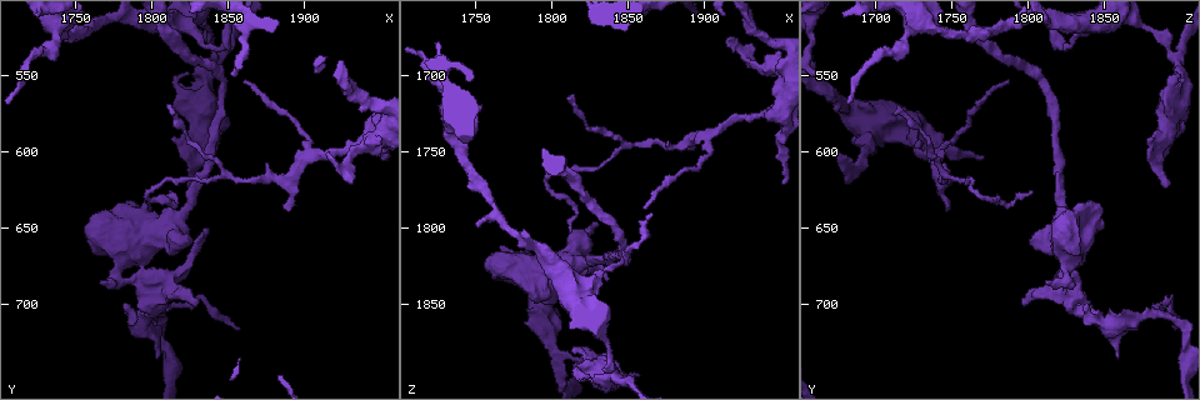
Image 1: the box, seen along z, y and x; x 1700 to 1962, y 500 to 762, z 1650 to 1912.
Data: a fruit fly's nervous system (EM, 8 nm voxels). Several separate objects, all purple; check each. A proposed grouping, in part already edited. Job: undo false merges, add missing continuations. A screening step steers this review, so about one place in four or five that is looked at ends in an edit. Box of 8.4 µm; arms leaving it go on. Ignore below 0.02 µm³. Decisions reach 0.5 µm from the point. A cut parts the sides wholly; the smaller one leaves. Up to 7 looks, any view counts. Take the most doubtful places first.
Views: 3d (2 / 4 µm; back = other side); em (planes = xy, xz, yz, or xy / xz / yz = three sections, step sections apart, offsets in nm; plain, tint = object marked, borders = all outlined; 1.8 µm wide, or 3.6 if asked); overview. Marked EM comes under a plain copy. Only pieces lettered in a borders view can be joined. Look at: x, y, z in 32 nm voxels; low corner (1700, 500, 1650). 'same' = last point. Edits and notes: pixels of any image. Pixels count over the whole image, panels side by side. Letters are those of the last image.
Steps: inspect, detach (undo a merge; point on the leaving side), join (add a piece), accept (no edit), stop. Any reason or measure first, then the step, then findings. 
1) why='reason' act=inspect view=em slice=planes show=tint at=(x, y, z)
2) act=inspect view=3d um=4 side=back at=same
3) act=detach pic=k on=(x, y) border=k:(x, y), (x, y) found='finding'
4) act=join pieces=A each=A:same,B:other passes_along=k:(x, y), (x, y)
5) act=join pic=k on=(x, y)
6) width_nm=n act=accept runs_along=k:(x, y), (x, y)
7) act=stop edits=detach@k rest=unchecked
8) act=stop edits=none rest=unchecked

why='sudden change in width' act=inspect view=em slice=xy step=4 show=tint at=(1776, 678, 1824)

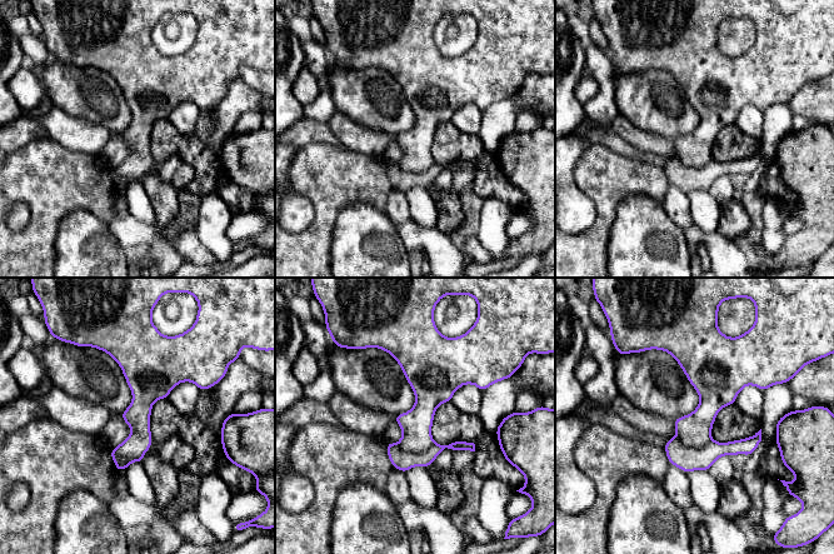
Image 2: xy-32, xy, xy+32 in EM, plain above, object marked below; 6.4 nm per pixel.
act=inspect view=em slice=planes show=tint at=same

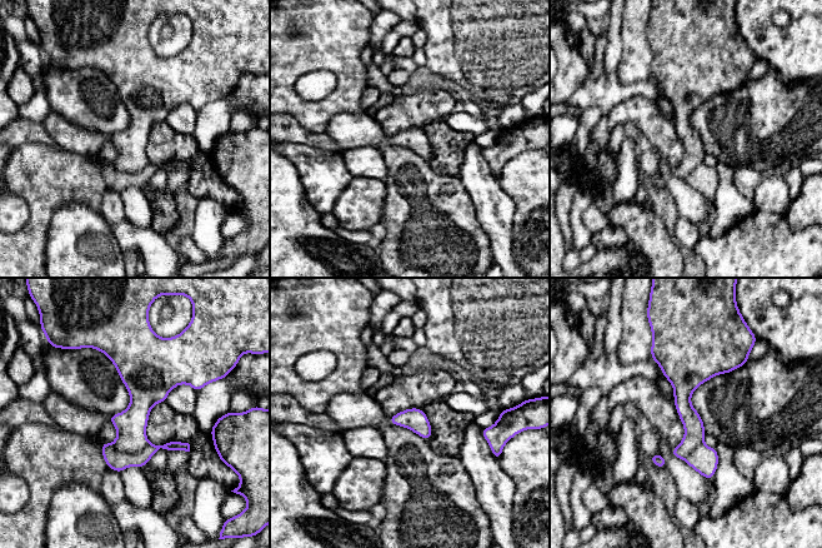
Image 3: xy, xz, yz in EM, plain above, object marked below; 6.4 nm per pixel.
why='see the neighbours' act=inspect view=em slice=planes show=borders at=same

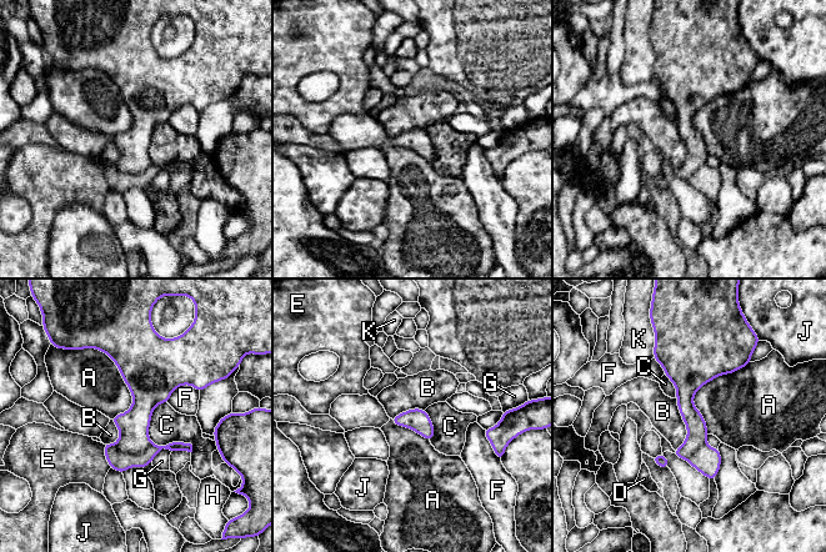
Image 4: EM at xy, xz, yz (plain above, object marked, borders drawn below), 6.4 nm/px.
width_nm=140 act=detach pic=4 on=(119, 461) each=A:other,B:other,C:other,D:other,E:other,F:other,G:other,H:other,J:other,K:other border=4:(150, 442), (139, 452), (115, 445) found='a second neuron is stuck on'

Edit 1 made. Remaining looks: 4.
why='thick end' act=inspect view=3d um=4 at=(1814, 590, 1878)

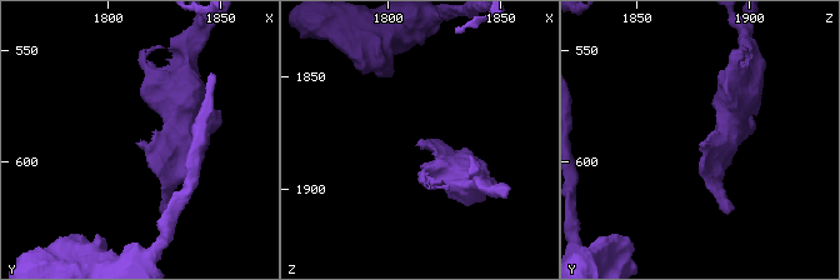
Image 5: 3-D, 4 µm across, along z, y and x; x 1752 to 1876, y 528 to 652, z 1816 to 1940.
act=inspect view=em slice=planes show=borders at=(1813, 591, 1879)

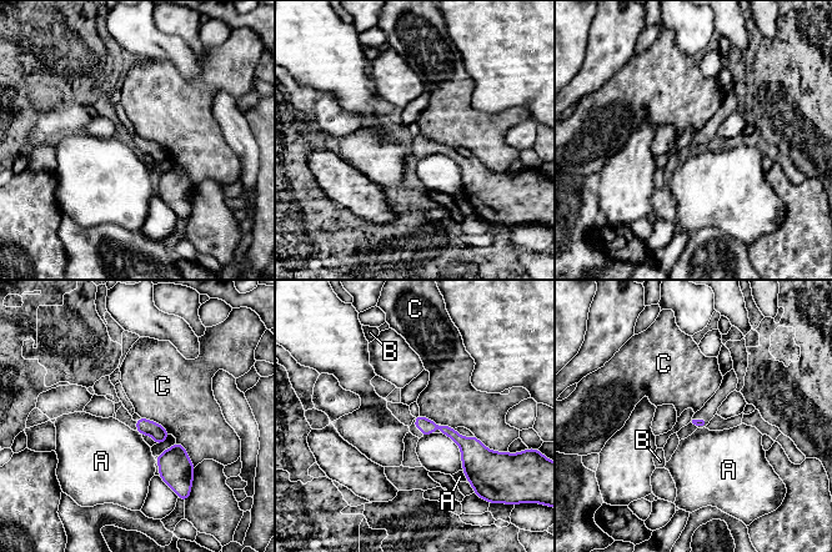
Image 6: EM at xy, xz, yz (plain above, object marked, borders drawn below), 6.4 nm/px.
longest_contact=C:240nm act=accept each=A:other,B:other,C:other runs_along=6:(417, 420), (451, 432), (479, 458) found='none of them fits'

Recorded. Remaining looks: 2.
why='three arms meet' act=inspect view=em slice=planes show=tint at=(1840, 538, 1900)

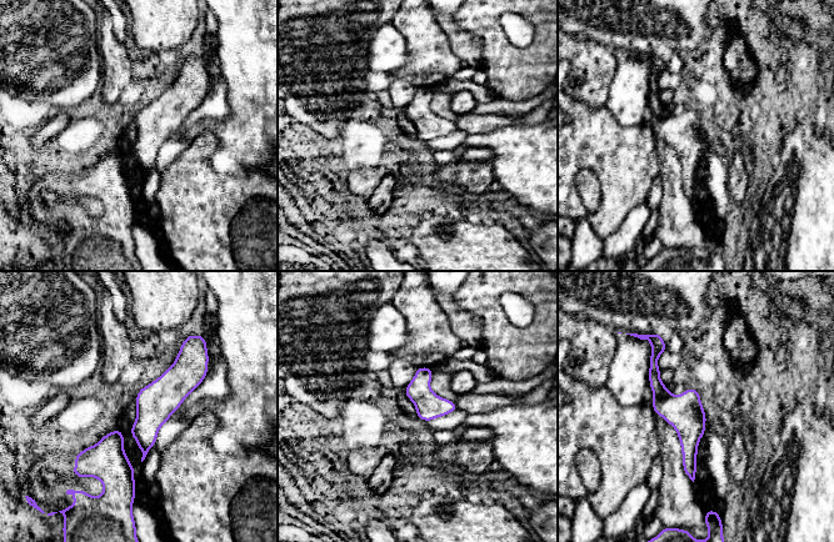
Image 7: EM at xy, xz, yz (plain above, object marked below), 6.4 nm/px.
why='what lies round it' act=inspect view=em slice=planes show=borders at=same

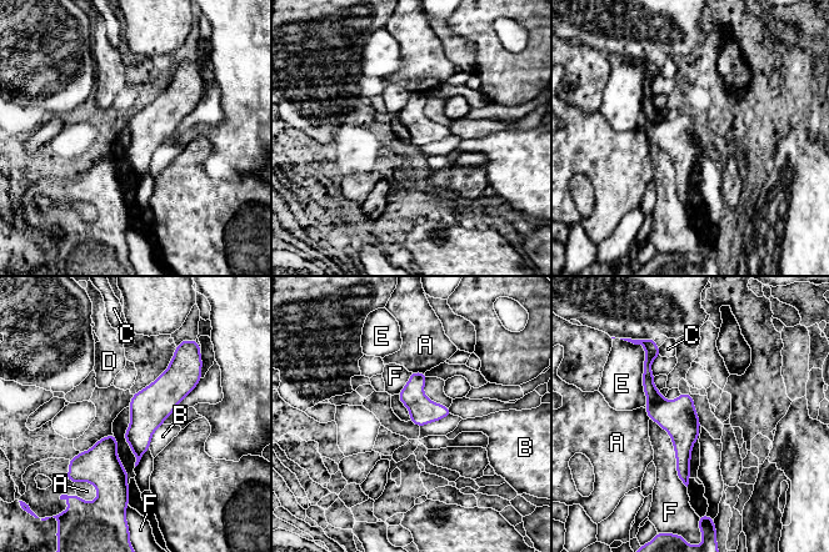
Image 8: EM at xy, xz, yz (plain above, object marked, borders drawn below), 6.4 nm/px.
act=detach pic=8 on=(678, 417) each=A:other,B:other,C:other,D:other,E:other,F:other border=8:(660, 396), (648, 401) found='a second neuron is stuck on'

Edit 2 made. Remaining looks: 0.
act=stop edits=detach@4,detach@8 rest=unchecked

